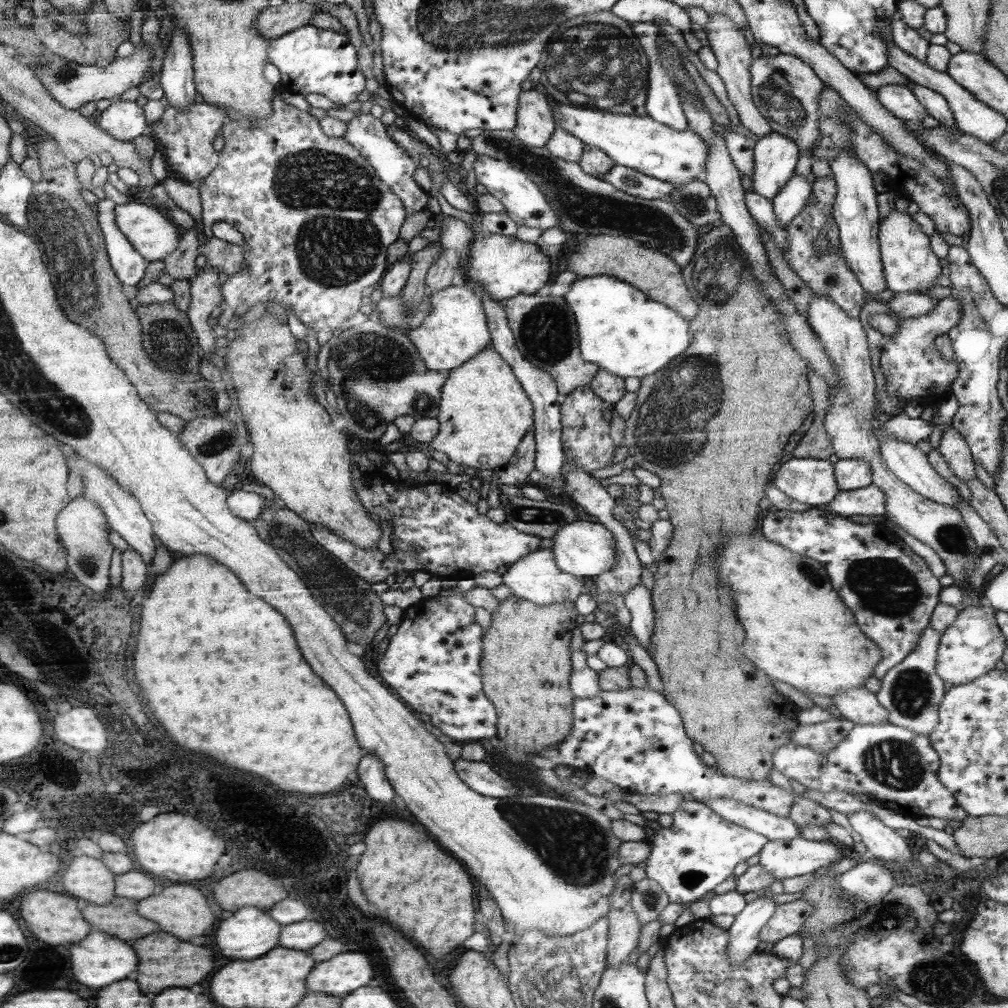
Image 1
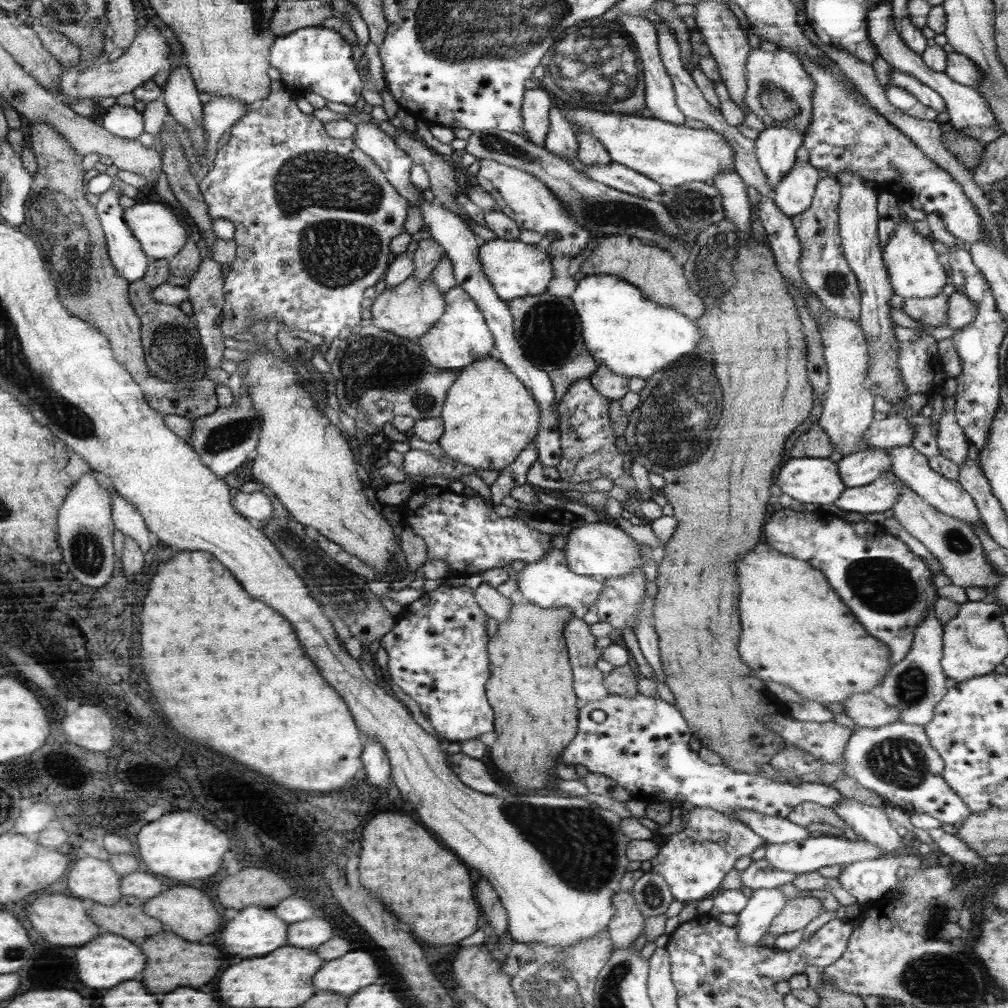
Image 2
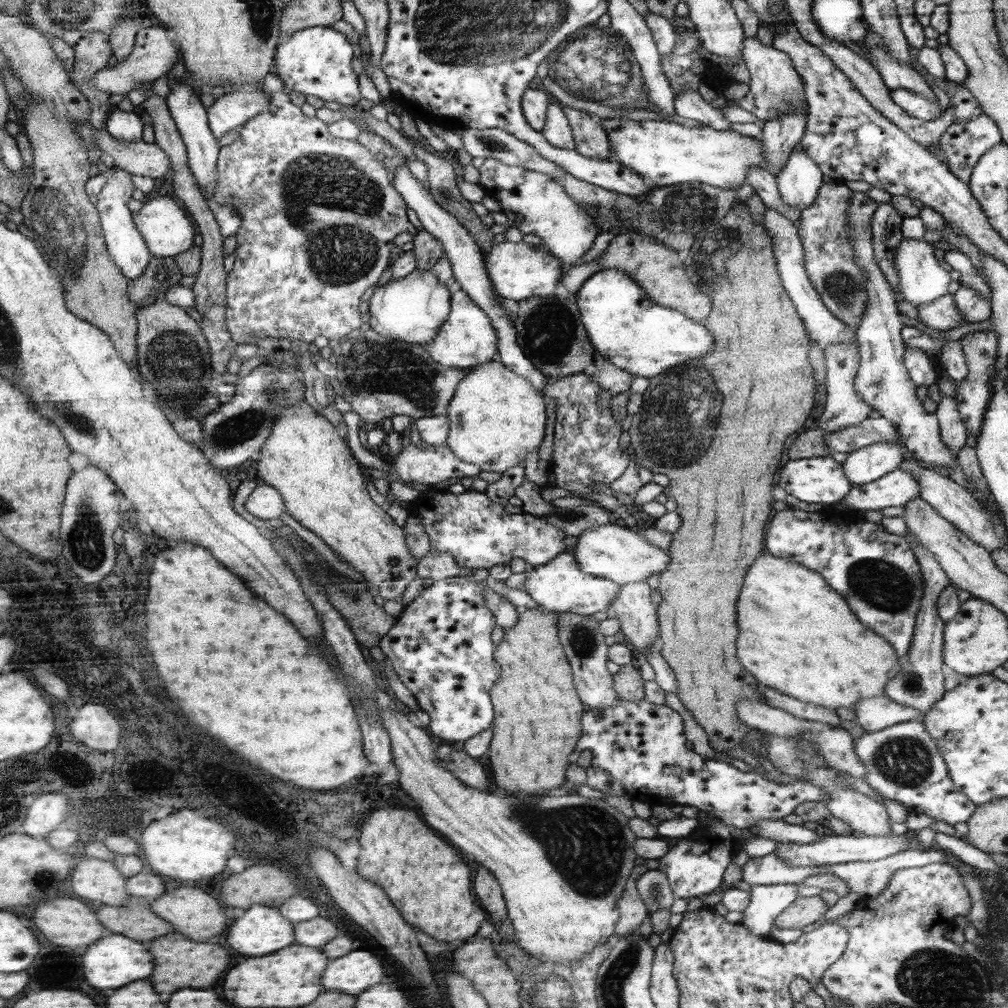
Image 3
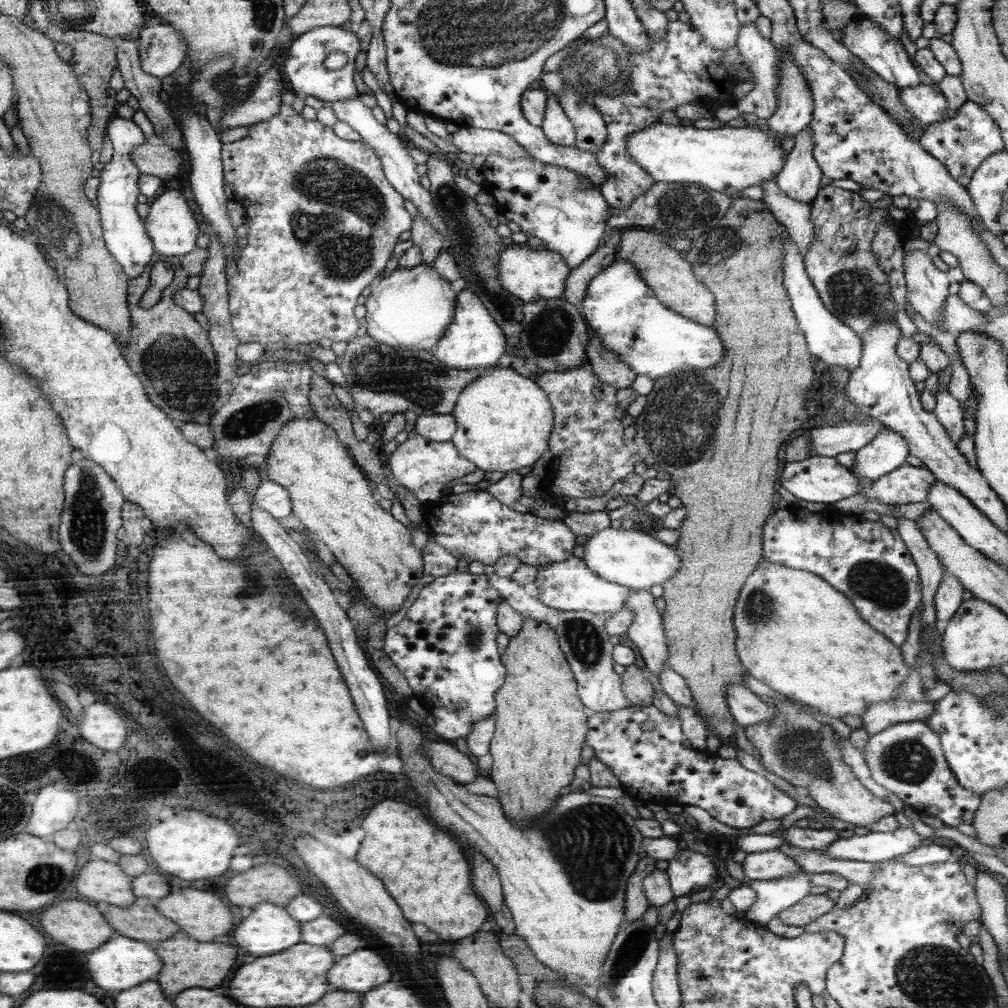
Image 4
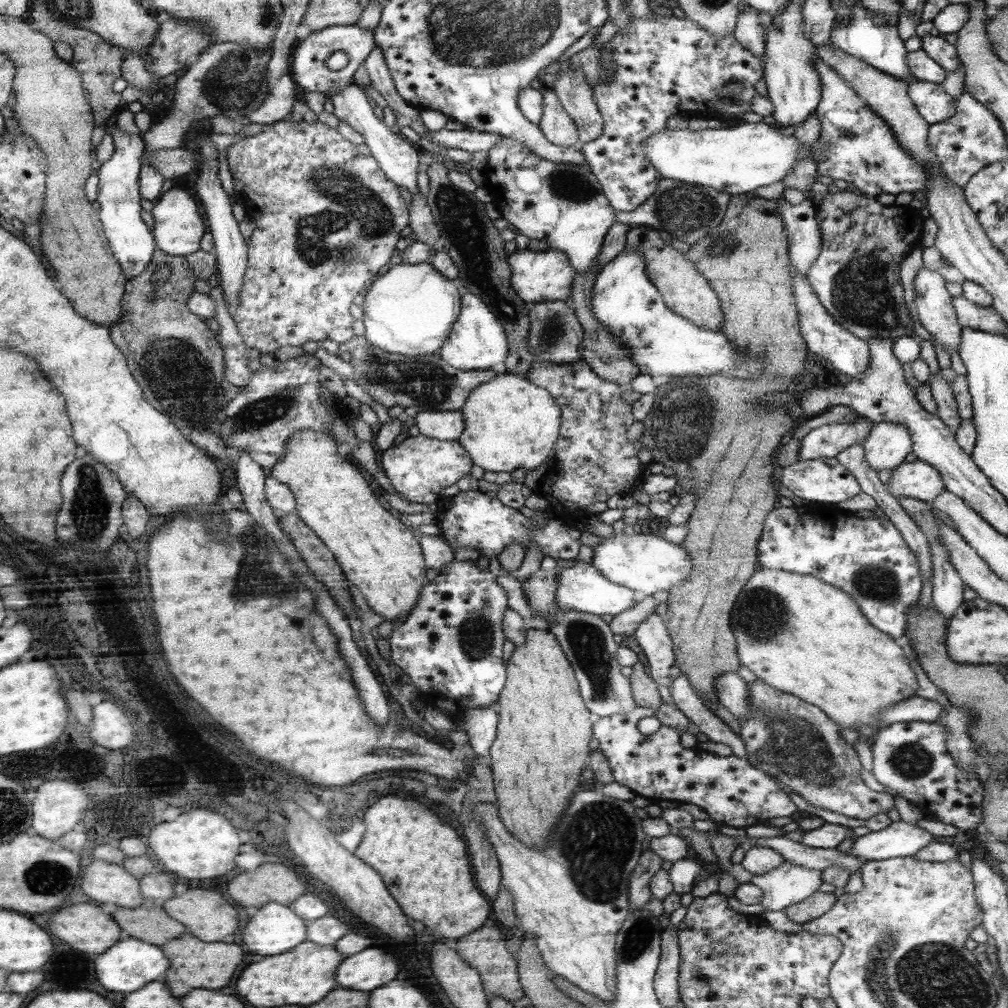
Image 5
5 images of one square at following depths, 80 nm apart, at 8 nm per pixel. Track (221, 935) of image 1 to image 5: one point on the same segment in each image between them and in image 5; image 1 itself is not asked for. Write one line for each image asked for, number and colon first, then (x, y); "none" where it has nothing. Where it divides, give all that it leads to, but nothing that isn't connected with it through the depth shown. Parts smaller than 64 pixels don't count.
2: (256, 931)
3: (262, 930)
4: (269, 929)
5: (275, 929)

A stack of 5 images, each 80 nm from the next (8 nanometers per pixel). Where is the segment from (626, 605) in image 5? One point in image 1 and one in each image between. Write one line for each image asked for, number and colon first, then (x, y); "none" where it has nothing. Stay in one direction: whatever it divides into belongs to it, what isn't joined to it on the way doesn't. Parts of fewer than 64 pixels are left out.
1: (537, 577)
2: (550, 583)
3: (559, 586)
4: (570, 585)

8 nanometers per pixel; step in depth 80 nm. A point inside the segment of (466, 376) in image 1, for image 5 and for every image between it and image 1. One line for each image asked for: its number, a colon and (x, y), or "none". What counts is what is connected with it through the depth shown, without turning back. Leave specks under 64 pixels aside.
2: (490, 417)
3: (498, 418)
4: (504, 420)
5: (511, 424)

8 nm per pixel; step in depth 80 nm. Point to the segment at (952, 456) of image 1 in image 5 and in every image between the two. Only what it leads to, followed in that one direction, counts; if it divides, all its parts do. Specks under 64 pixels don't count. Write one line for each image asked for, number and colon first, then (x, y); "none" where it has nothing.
2: (952, 442)
3: (954, 434)
4: (948, 410)
5: (941, 392)

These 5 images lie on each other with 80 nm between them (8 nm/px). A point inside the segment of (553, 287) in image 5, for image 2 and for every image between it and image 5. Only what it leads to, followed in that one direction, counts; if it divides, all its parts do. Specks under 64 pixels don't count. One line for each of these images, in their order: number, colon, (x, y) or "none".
2: (516, 270)
3: (519, 271)
4: (530, 275)

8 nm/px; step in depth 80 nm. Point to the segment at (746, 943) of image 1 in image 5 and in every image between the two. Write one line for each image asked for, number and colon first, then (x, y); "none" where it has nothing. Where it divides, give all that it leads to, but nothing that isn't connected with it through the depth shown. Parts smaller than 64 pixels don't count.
2: (766, 904)
3: (767, 902)
4: (773, 896)
5: (788, 883)

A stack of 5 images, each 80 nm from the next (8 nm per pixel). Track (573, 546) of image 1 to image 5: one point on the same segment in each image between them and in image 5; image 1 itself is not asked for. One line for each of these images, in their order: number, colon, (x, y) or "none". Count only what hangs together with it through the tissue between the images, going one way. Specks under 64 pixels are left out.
2: (604, 550)
3: (615, 552)
4: (631, 558)
5: (647, 563)

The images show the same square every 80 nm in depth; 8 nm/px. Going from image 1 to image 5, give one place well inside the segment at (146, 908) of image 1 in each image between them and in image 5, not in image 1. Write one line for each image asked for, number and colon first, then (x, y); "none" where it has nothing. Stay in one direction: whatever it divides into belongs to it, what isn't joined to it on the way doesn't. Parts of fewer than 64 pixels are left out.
2: (190, 913)
3: (196, 914)
4: (202, 914)
5: (206, 913)

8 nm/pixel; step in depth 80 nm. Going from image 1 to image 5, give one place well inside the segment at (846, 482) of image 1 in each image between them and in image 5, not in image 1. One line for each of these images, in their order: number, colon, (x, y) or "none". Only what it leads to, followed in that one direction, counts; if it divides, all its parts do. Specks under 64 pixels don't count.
2: (859, 469)
3: (870, 463)
4: (888, 451)
5: (889, 444)

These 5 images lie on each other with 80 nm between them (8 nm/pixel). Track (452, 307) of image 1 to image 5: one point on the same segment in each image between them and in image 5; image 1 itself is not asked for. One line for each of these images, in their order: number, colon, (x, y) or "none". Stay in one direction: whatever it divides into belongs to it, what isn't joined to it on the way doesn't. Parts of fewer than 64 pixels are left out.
2: (461, 336)
3: (468, 338)
4: (473, 340)
5: (477, 342)

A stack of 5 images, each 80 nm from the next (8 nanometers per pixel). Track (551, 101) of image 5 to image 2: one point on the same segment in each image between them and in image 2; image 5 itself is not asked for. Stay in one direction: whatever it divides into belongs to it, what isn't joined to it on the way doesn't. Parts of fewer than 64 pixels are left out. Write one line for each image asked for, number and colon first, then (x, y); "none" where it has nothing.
2: (561, 140)
3: (558, 131)
4: (556, 125)

